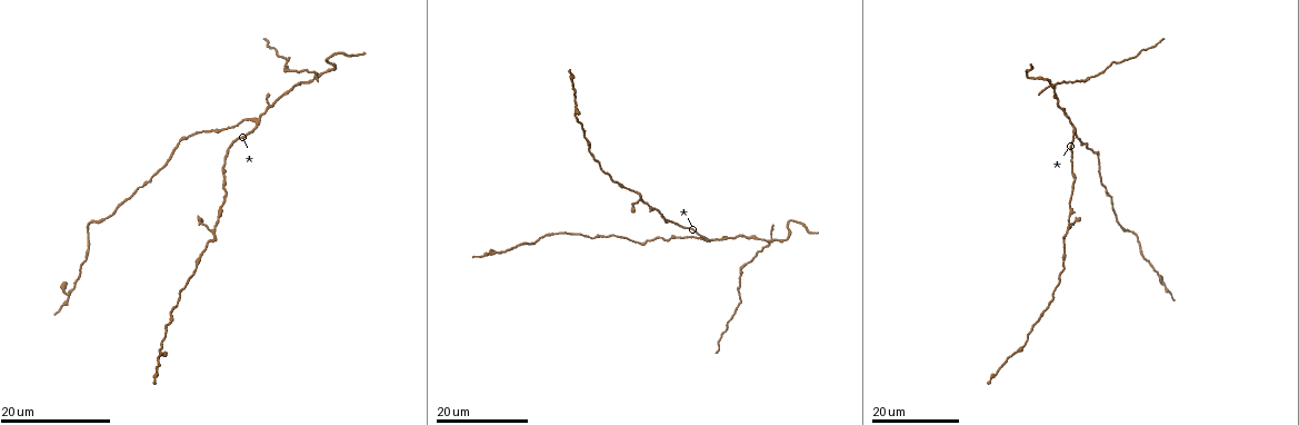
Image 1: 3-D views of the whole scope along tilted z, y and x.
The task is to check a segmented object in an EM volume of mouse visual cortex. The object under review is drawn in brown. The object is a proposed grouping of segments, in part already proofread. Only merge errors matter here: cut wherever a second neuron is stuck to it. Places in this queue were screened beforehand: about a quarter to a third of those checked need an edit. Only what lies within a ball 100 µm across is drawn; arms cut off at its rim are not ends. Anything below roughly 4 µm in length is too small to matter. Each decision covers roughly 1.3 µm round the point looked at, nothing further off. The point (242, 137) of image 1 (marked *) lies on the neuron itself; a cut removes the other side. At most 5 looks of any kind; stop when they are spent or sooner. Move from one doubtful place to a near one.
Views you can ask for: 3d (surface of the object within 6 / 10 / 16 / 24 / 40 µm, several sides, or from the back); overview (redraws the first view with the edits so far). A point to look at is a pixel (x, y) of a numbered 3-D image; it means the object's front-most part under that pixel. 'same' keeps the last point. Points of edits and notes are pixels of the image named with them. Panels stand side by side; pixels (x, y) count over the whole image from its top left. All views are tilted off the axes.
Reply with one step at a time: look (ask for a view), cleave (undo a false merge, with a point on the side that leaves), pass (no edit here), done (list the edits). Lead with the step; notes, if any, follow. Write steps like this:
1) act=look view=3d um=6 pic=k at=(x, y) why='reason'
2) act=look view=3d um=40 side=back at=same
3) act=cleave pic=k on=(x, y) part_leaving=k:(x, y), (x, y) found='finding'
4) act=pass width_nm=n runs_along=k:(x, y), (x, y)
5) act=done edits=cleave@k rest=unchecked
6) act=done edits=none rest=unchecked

act=look view=3d um=16 pic=1 at=(284, 96) why='sudden change in width'

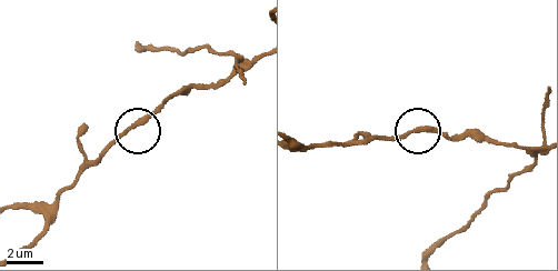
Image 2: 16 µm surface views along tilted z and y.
act=look view=3d um=6 pic=2 at=(410, 131)

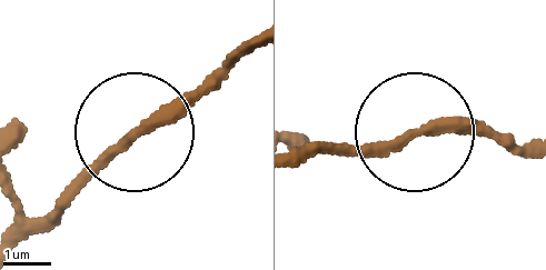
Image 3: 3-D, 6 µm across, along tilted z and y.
act=look view=3d um=6 side=back pic=3 at=(413, 133) why='other side'

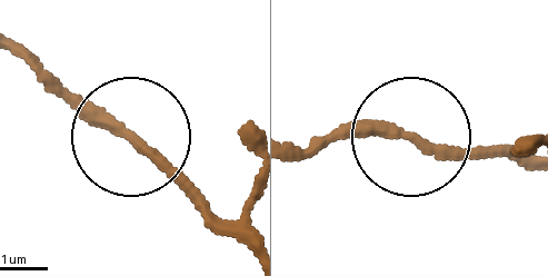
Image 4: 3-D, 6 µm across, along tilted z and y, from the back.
act=pass runs_along=4:(246, 250), (30, 55) found='all the same neuron'

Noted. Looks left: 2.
act=look view=3d um=24 pic=1 at=(770, 243) why='four-way junction'

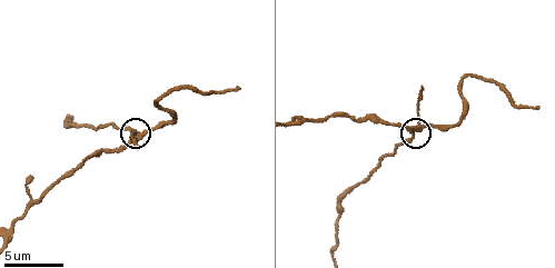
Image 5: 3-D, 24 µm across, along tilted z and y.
act=look view=3d um=10 pic=5 at=(414, 129)

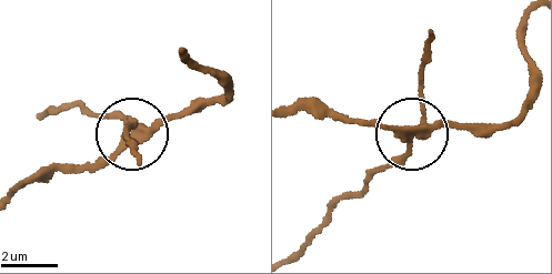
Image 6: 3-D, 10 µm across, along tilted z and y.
act=cleave pic=6 on=(112, 111) arms=4 part_leaving=6:(403, 133), (400, 159), (335, 202), (293, 250) found='two neurons meet here'

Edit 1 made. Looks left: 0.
act=done edits=cleave@6 rest=unchecked

